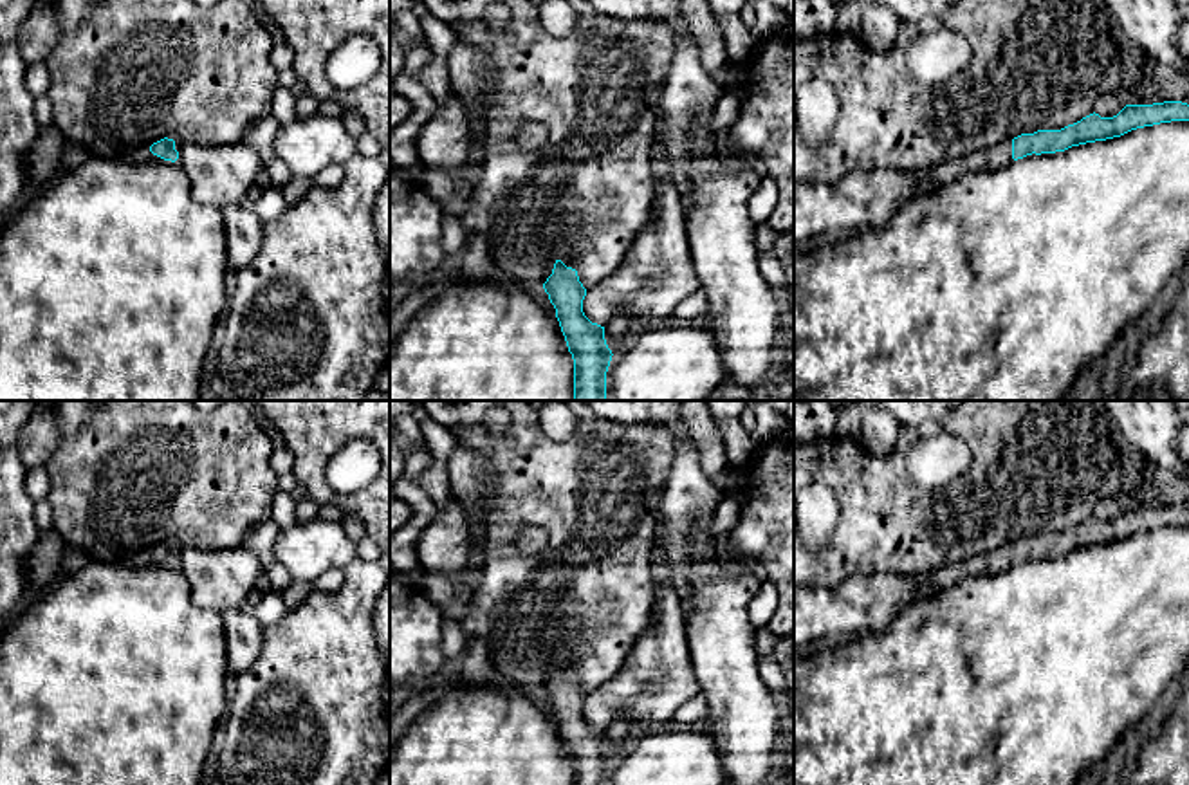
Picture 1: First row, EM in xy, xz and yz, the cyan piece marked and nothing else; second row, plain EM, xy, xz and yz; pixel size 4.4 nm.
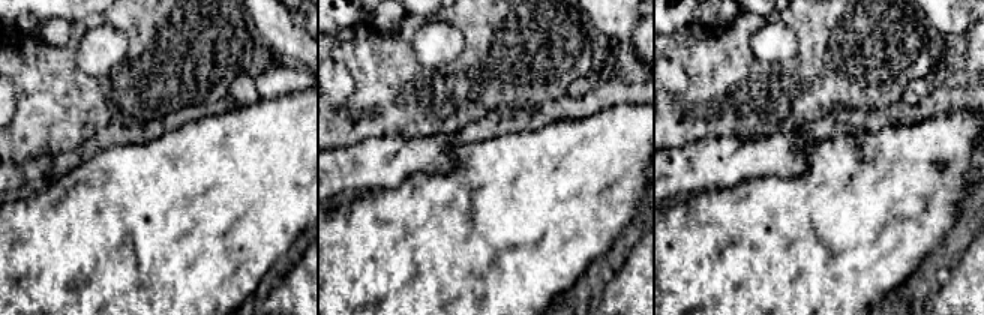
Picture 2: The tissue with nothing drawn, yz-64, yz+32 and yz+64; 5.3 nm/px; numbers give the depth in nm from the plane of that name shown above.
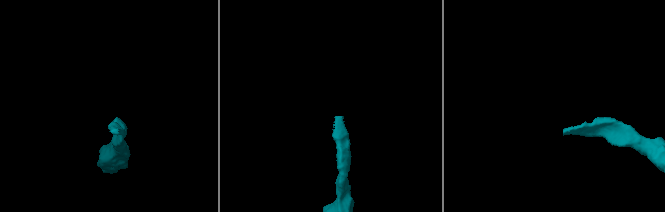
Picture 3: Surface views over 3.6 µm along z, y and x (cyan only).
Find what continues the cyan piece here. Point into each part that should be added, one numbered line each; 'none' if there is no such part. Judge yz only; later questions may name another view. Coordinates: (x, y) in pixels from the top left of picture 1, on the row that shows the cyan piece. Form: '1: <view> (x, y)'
1: yz (998, 156)

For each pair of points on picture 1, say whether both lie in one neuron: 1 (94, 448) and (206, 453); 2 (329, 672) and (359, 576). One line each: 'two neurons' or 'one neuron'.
1: one neuron
2: one neuron

